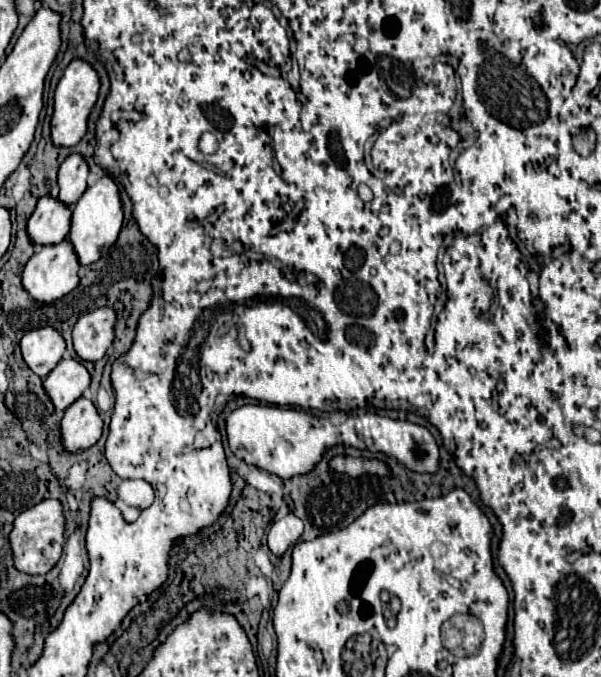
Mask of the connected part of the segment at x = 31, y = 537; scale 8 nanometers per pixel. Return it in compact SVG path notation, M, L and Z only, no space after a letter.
M42 500L40 504L24 510L10 532L10 544L14 552L14 562L18 570L26 574L46 574L62 556L62 546L66 538L66 518L60 500Z

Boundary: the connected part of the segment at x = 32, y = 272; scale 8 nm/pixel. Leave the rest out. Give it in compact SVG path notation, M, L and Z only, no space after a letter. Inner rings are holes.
M66 238L60 244L48 244L48 246L38 248L38 252L26 262L26 268L22 274L22 284L34 300L52 302L52 300L66 296L80 284L80 274L78 274L80 268L82 268L82 264L78 260L78 254L76 254L72 242Z

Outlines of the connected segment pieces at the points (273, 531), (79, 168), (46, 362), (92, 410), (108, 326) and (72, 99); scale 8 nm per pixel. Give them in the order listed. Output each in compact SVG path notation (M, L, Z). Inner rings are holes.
M294 514L284 516L282 520L272 524L268 532L268 548L272 550L276 558L282 558L286 550L292 548L300 540L302 530L304 530L304 524L300 518L296 518Z
M70 154L58 172L58 198L72 206L88 188L88 162L80 154Z
M44 326L26 332L20 340L20 348L32 372L46 378L62 360L62 354L66 352L66 340L56 328Z
M78 398L62 418L62 442L68 452L94 446L102 438L102 416L90 398Z
M98 308L90 314L84 314L72 330L72 340L78 356L90 362L104 358L114 338L116 312L112 308Z
M76 58L64 70L56 92L54 92L54 116L52 116L52 140L56 146L74 146L88 132L88 118L98 100L100 92L100 76L82 58Z

